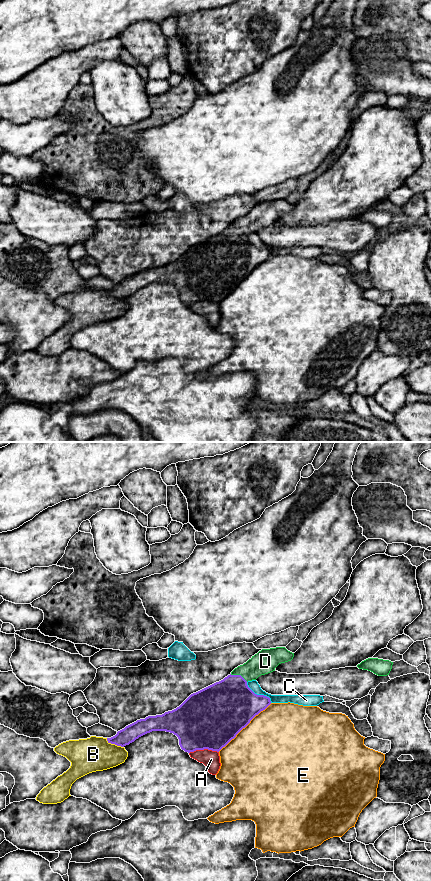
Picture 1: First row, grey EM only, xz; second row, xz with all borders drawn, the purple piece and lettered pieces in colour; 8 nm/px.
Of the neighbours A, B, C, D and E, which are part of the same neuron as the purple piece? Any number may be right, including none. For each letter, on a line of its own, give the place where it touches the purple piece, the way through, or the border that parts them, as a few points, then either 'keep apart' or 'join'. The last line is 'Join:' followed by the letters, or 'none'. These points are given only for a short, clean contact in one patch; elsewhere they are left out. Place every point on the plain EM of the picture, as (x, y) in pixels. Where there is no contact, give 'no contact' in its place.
A: xz (203, 301) | keep apart
B: xz (114, 295) | keep apart
C: xz (259, 247) | keep apart
D: xz (239, 227) | across xz (229, 256), (239, 227), (265, 213) | join
E: xz (244, 279) | keep apart
Join: D

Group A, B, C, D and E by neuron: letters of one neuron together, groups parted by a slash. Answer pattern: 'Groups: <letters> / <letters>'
Groups: A / B / C / D / E

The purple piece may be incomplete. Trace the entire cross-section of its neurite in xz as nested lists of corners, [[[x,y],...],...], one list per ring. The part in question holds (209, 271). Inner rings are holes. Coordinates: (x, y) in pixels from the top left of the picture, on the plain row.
[[[285,199],[262,201],[246,215],[235,220],[223,232],[191,246],[176,261],[162,267],[148,268],[145,271],[137,272],[118,283],[115,288],[107,290],[107,293],[124,299],[152,283],[166,283],[178,289],[179,297],[185,304],[190,305],[204,301],[219,304],[256,267],[271,256],[269,249],[255,246],[248,239],[247,234],[275,223],[279,216],[291,213],[293,209],[294,205],[288,203]]]

